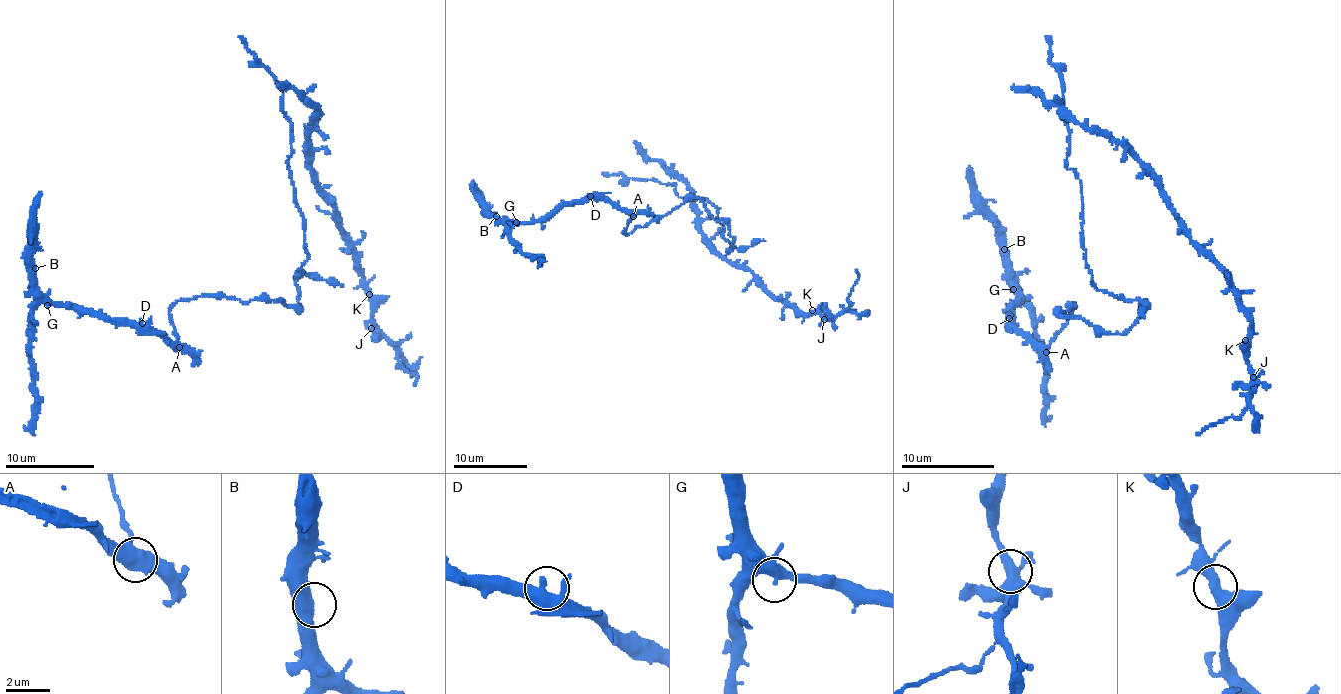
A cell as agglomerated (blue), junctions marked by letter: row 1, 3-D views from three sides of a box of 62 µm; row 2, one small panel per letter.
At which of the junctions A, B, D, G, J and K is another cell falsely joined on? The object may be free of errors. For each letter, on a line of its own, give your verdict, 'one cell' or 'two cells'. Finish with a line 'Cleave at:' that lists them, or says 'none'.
A: two cells
B: one cell
D: one cell
G: one cell
J: one cell
K: one cell
Cleave at: A

